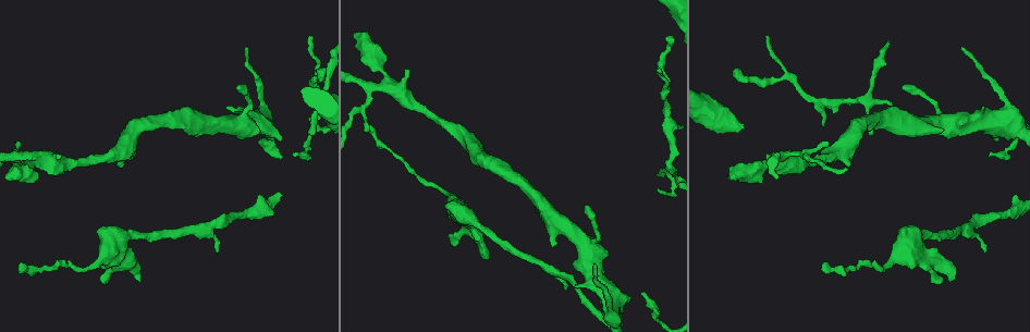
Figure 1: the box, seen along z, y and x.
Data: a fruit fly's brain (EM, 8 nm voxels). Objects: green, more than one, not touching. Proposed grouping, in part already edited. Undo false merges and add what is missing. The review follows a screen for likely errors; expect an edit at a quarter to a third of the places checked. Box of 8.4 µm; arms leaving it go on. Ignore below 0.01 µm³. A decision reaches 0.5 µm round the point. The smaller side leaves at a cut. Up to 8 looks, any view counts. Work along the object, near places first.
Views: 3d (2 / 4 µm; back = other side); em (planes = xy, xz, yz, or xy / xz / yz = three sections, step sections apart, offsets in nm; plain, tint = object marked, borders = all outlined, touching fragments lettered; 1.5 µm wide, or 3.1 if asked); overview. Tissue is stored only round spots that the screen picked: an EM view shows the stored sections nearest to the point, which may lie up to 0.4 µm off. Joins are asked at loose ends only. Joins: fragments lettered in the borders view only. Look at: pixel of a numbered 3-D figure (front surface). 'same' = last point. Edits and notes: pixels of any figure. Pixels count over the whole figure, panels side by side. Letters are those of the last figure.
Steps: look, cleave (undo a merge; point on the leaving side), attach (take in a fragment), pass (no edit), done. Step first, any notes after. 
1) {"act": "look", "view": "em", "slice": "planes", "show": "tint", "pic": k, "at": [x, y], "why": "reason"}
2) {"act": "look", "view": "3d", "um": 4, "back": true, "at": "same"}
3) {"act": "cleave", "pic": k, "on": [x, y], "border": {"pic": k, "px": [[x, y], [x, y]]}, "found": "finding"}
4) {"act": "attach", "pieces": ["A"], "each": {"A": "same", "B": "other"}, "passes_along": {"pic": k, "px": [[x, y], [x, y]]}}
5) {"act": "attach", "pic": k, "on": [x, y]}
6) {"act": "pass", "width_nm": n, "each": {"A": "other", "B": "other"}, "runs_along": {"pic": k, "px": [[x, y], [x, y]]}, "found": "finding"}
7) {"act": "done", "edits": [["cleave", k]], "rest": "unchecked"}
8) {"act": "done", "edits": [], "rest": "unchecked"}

{"act": "look", "view": "em", "slice": "planes", "show": "borders", "pic": 1, "at": [103, 281], "why": "an open end"}

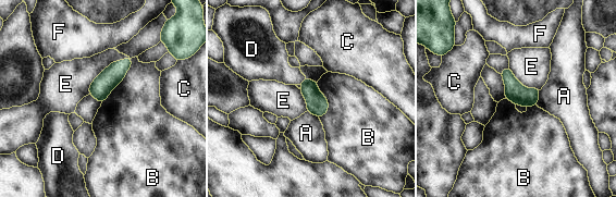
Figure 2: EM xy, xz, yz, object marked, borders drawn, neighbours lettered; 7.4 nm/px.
{"act": "pass", "each": {"A": "other", "B": "other", "C": "other", "D": "other", "E": "other", "F": "other"}, "border": {"pic": 2, "px": [[132, 58], [124, 78], [101, 103]]}, "found": "no lettered fragment goes on from it"}

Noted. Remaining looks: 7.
{"act": "look", "view": "3d", "um": 2, "pic": 1, "at": [661, 175], "why": "thin end"}

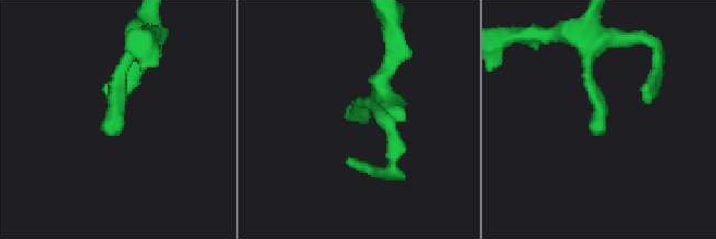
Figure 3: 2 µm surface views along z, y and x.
{"act": "look", "view": "em", "slice": "planes", "show": "borders", "pic": 3, "at": [115, 132]}

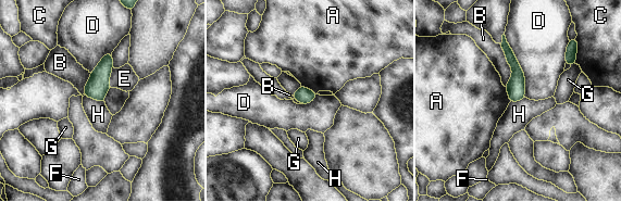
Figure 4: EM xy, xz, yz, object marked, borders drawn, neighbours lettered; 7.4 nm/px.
{"act": "pass", "each": {"A": "other", "B": "other", "C": "other", "D": "other", "E": "other", "F": "other", "G": "other", "H": "other"}, "found": "none of them fits"}

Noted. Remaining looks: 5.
{"act": "look", "view": "em", "slice": "planes", "show": "borders", "pic": 1, "at": [903, 85], "why": "an open end"}

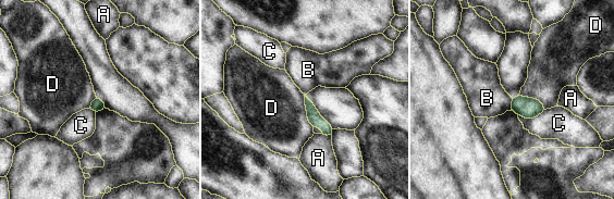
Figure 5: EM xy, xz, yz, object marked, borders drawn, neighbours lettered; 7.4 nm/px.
{"act": "pass", "width_nm": 90, "longest_contact_nm": ["D", 260], "each": {"A": "other", "B": "other", "C": "other", "D": "other"}, "found": "no lettered fragment goes on from it"}

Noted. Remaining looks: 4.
{"act": "done", "edits": [], "rest": "unchecked"}

